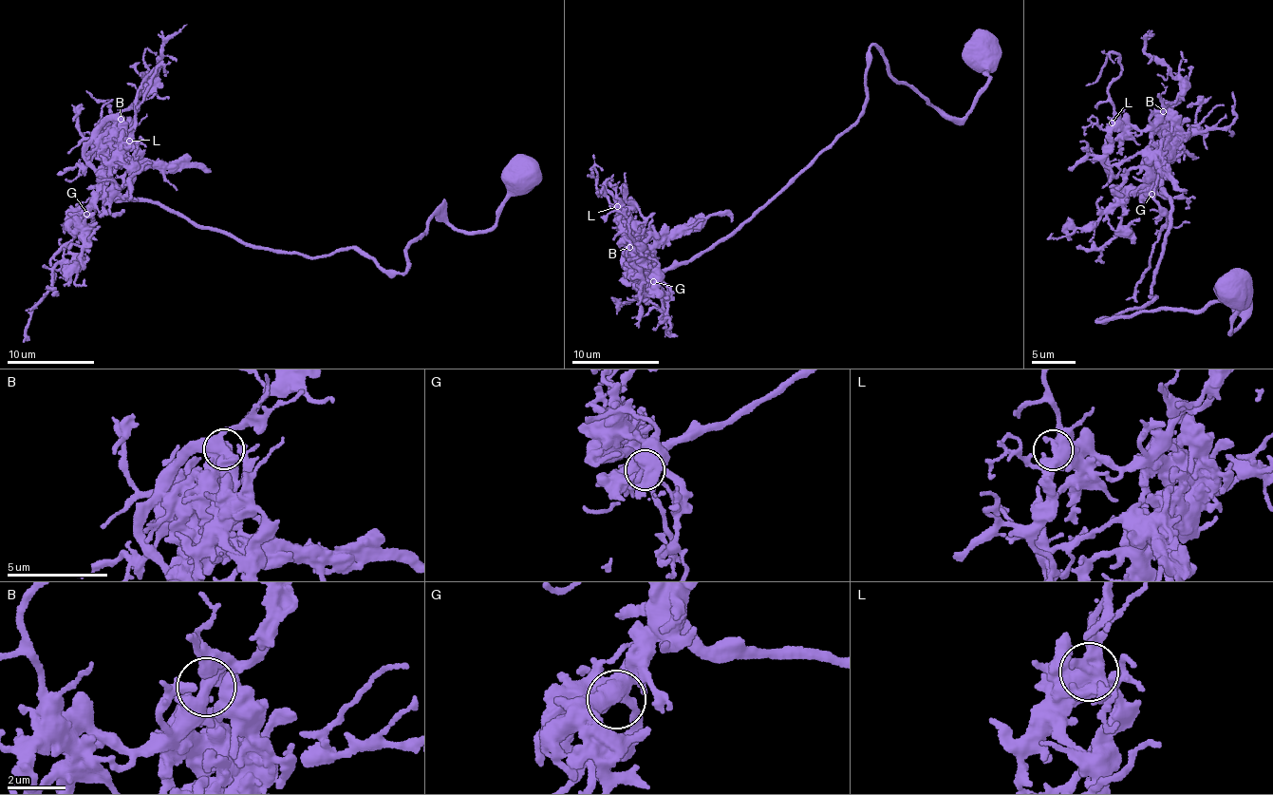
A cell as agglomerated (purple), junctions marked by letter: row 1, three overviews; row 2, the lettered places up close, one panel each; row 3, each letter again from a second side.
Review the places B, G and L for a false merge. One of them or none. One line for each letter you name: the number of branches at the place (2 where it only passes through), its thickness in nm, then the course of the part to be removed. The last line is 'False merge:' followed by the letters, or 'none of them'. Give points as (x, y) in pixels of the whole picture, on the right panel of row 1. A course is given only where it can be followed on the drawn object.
False merge: none of them

